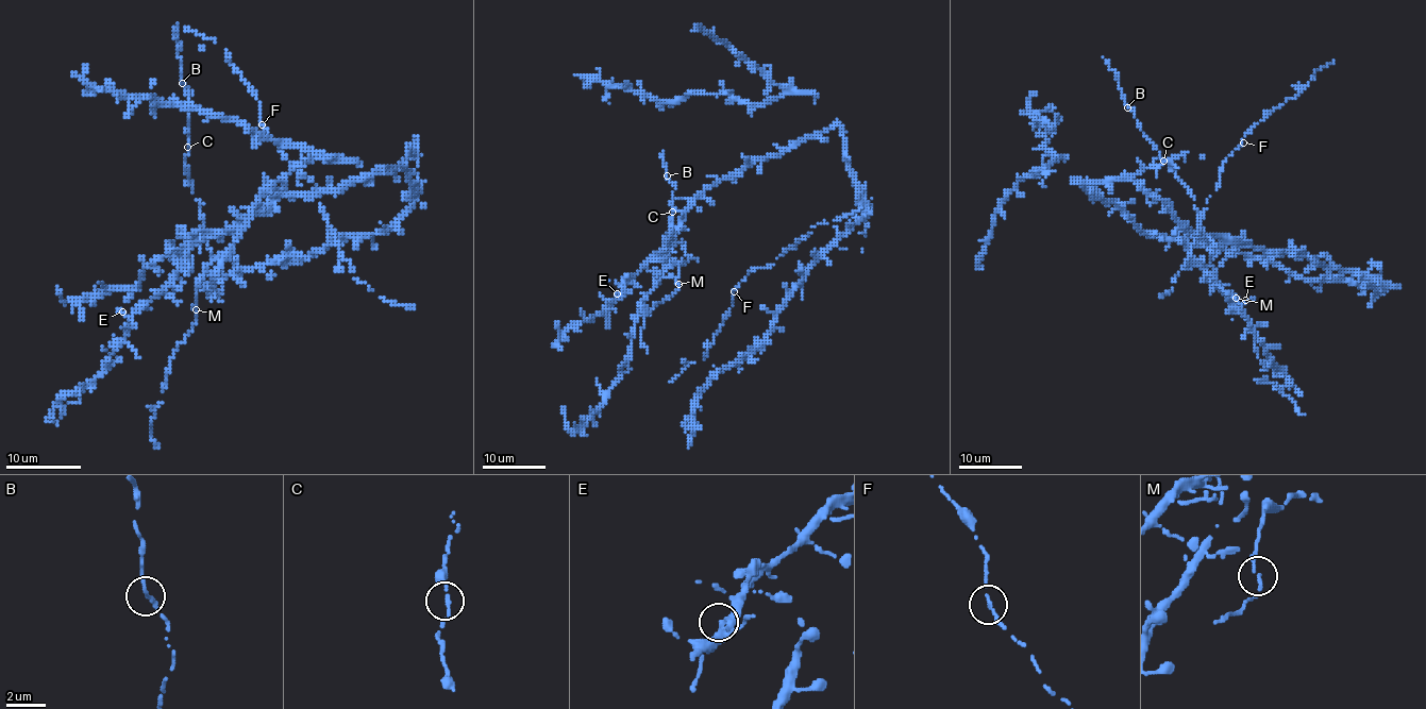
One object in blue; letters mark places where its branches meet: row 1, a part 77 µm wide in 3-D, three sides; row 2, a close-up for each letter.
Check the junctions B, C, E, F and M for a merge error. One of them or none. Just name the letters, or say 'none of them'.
none of them

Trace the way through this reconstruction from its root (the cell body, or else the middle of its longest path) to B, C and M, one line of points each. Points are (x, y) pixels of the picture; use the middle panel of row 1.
B: (814, 137), (715, 182), (687, 210), (669, 254), (672, 266), (690, 256), (670, 229), (676, 188), (667, 175)
C: (814, 137), (751, 159), (715, 182), (687, 210), (669, 266), (690, 257), (673, 237), (672, 212)
M: (814, 137), (751, 159), (693, 202), (667, 260), (669, 266), (682, 260), (678, 284)

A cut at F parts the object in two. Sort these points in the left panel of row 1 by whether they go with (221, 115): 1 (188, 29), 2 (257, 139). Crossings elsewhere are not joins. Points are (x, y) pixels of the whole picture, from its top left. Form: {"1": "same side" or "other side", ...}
{"1": "other side", "2": "same side"}

